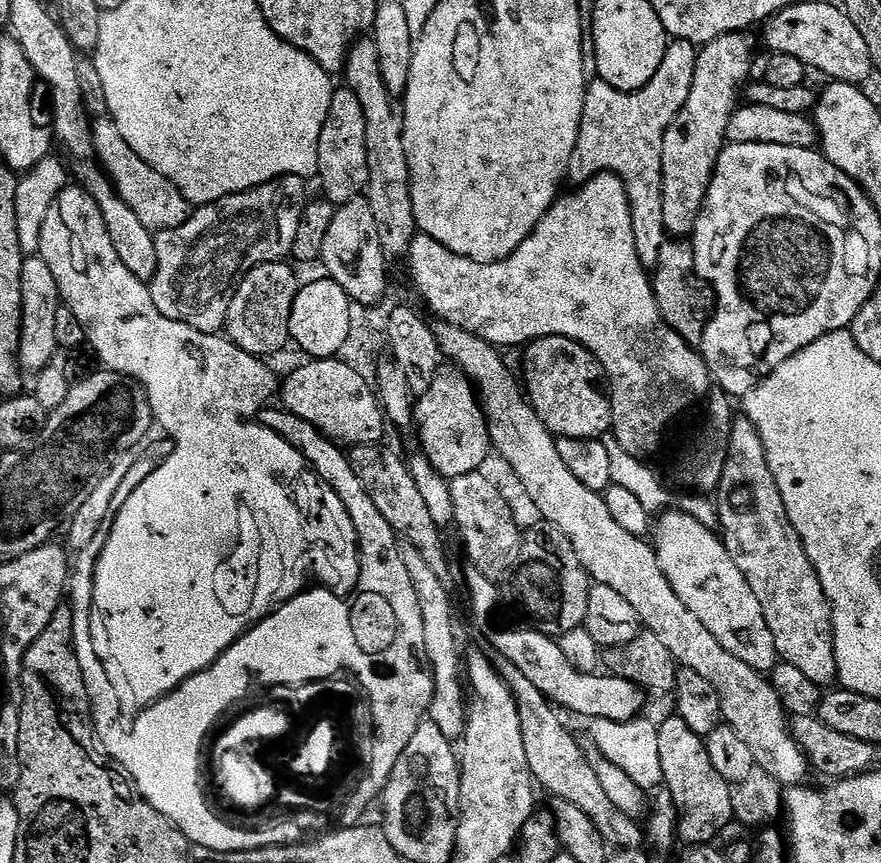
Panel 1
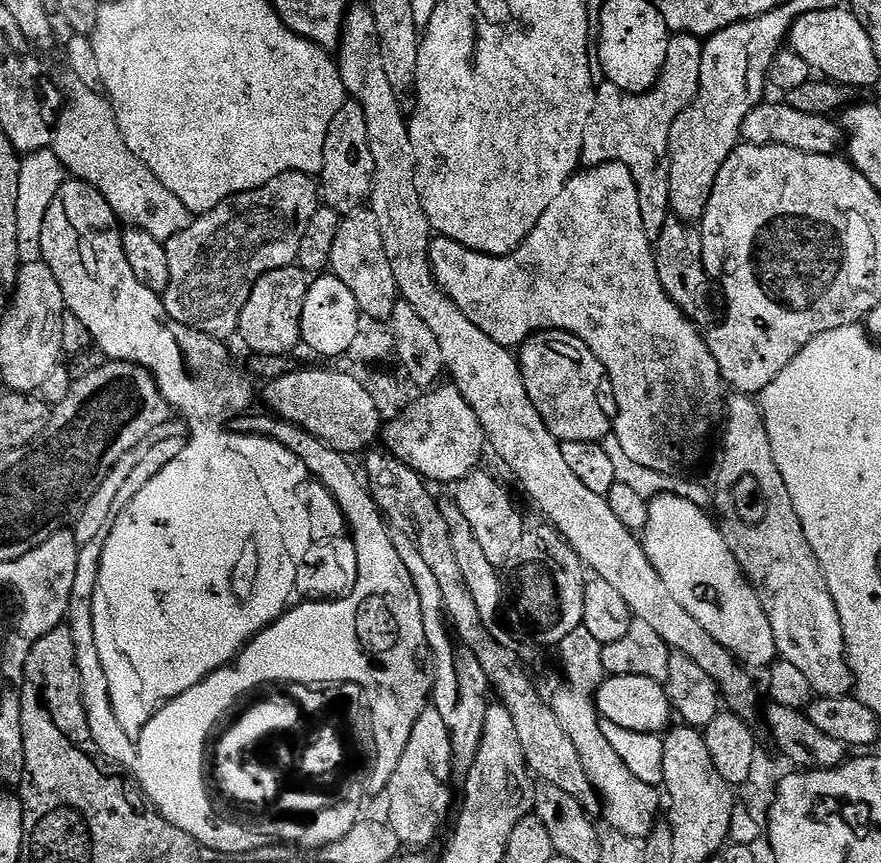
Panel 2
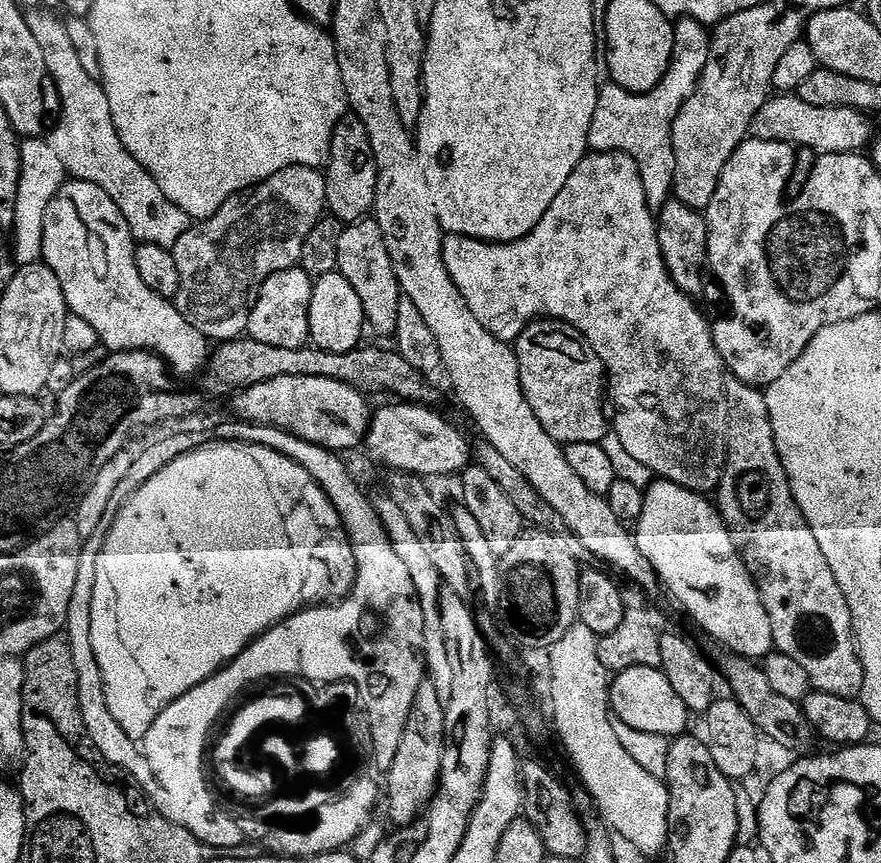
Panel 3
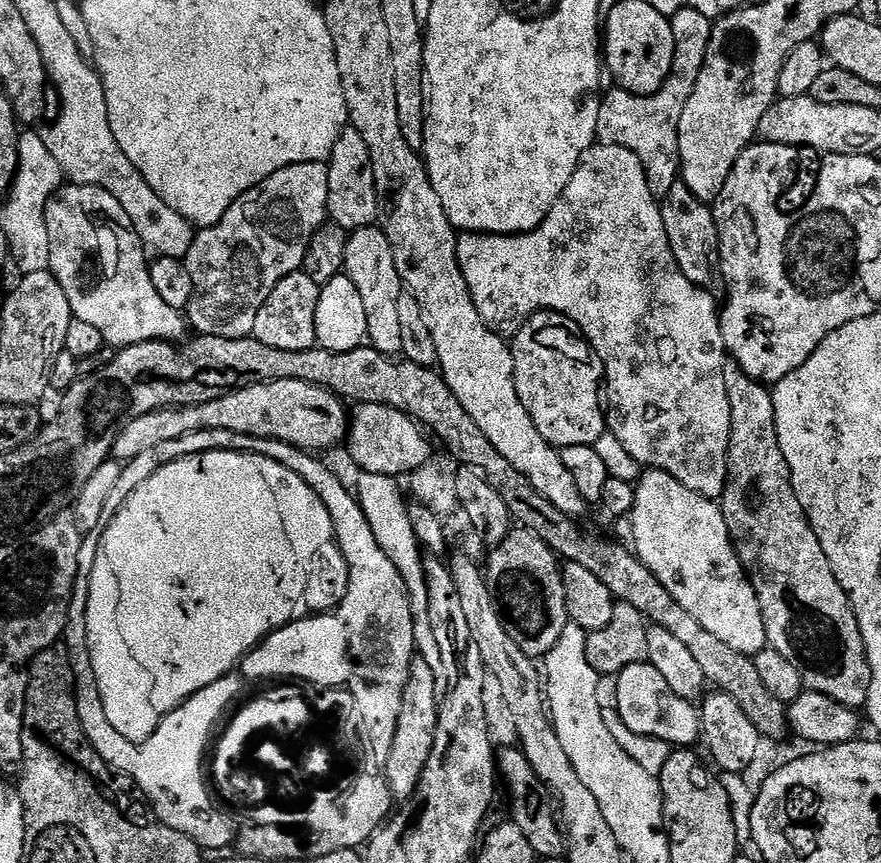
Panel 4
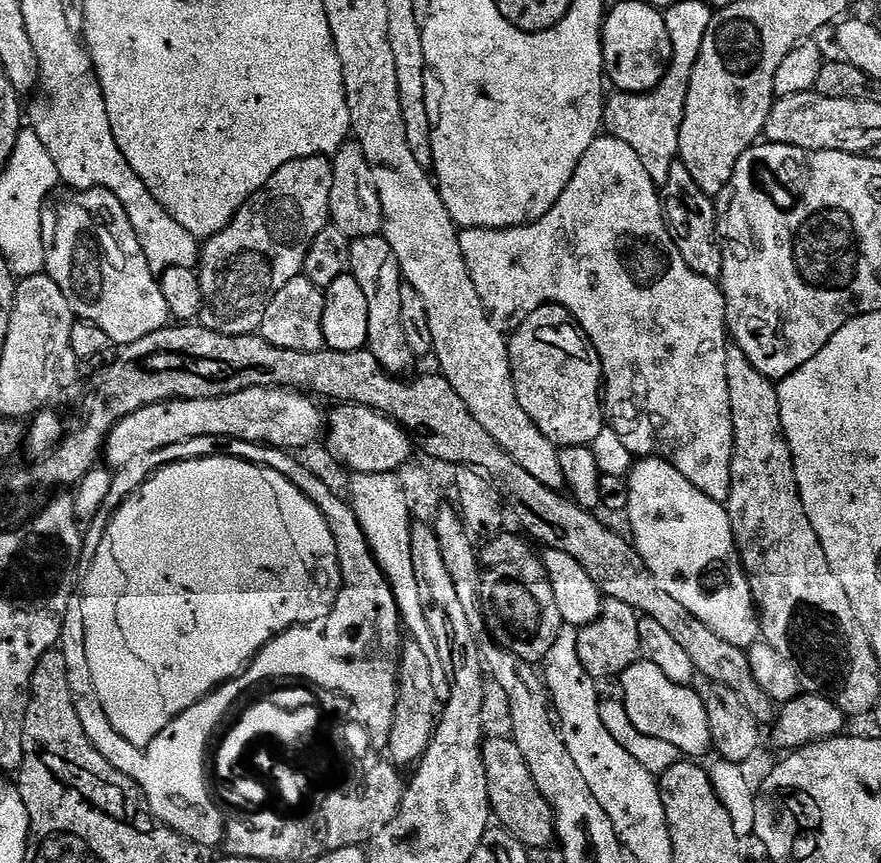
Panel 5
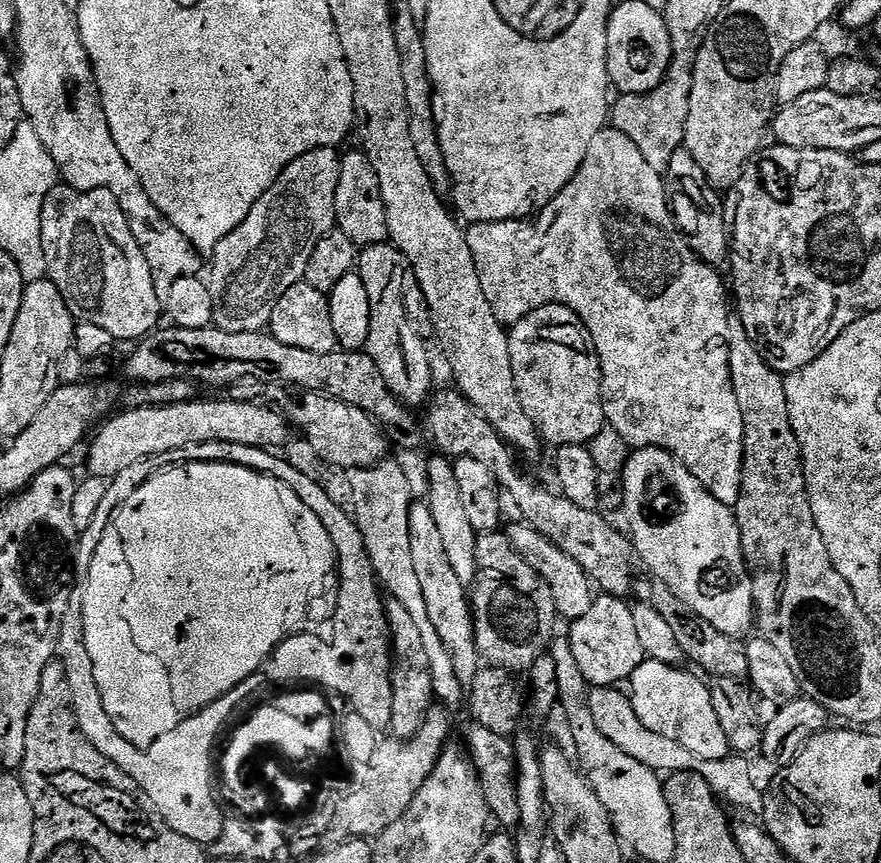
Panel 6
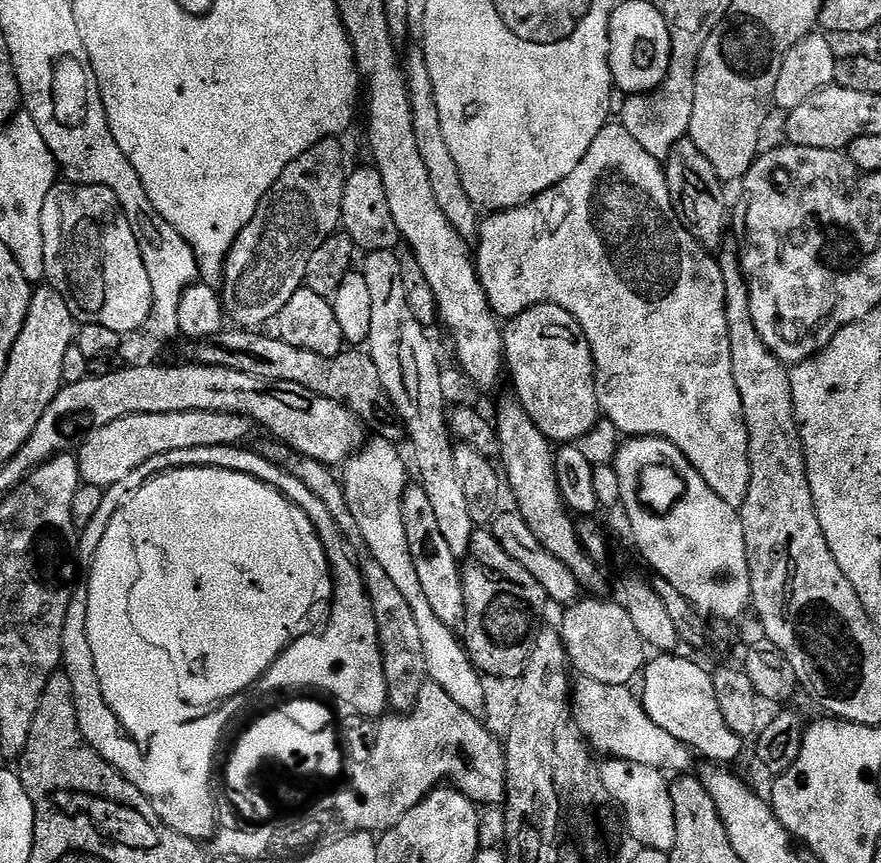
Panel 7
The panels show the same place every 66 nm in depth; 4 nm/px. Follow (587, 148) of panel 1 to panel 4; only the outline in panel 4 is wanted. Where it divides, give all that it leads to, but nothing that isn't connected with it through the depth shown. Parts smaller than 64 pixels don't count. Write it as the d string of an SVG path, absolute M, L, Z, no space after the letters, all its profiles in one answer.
M693 8L678 10L670 19L676 31L676 53L666 82L649 96L605 95L600 102L596 131L599 143L622 146L638 154L638 162L642 162L646 170L650 190L657 198L668 197L672 187L680 180L678 126L682 122L682 110L686 110L686 102L690 102L690 94L694 94L694 86L698 86L698 74L702 74L702 66L706 62L714 23L713 17L698 14L698 10Z

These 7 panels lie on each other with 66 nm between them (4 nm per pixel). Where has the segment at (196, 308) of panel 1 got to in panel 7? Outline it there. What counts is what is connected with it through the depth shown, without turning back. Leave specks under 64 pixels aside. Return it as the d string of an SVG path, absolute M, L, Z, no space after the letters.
M329 138L318 142L310 150L306 150L306 154L294 158L294 162L290 162L290 166L286 166L286 170L282 170L282 178L278 178L278 182L274 182L274 186L262 198L262 202L258 206L254 218L250 218L250 222L238 234L238 238L233 241L232 248L228 252L227 259L224 262L224 278L222 281L222 303L227 319L231 323L232 320L236 323L233 325L239 326L244 330L256 330L261 327L259 324L264 324L267 320L268 323L275 321L276 316L282 310L282 306L286 306L286 302L290 302L292 295L304 284L306 262L310 262L310 254L314 254L314 250L318 250L318 246L322 246L322 242L326 242L326 238L333 236L341 227L340 211L342 210L342 194L344 193L346 167L344 168L344 148L340 143L339 139Z

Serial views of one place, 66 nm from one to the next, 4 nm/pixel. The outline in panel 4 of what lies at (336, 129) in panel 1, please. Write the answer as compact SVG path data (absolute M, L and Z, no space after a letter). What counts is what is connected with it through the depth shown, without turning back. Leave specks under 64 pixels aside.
M347 127L334 142L331 160L327 161L330 178L328 214L331 223L342 226L348 233L359 228L371 228L377 223L380 214L380 199L376 193L374 162L370 162L370 146L366 146L362 134L354 127Z

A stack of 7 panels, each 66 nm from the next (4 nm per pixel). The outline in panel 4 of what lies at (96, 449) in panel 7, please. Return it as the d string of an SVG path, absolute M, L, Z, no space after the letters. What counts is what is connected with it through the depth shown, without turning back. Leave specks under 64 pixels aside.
M283 380L269 384L251 384L214 402L195 404L185 408L163 408L157 412L134 418L118 434L112 447L112 456L121 462L138 458L142 450L151 450L162 442L182 438L198 430L230 430L234 434L246 434L254 438L266 438L286 442L304 452L324 454L327 448L345 443L350 423L350 412L345 401L330 390L297 380Z

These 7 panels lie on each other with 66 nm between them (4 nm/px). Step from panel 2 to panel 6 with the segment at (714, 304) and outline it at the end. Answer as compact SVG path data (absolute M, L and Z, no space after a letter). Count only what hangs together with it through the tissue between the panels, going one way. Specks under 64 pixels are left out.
M681 147L670 158L670 166L664 176L664 186L668 189L668 207L681 236L688 241L690 250L705 264L720 266L730 256L730 224L724 220L724 204L720 201L721 193L708 183L702 166L694 162L687 148Z

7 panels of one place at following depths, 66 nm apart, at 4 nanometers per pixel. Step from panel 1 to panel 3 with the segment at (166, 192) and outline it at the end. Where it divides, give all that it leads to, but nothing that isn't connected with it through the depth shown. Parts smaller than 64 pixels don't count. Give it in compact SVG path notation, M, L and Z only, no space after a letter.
M40 11L27 13L28 25L34 38L38 38L38 46L42 46L47 79L56 83L56 92L60 95L60 121L52 136L50 132L47 137L48 145L54 154L58 154L65 173L71 179L94 182L94 186L102 186L102 190L106 190L114 206L122 210L122 218L126 218L132 235L140 244L153 244L170 250L182 238L182 234L188 232L194 221L182 210L178 210L178 206L174 206L166 194L162 194L158 182L154 182L154 178L150 178L134 154L122 146L122 138L118 138L103 83L86 74L70 42L65 21Z

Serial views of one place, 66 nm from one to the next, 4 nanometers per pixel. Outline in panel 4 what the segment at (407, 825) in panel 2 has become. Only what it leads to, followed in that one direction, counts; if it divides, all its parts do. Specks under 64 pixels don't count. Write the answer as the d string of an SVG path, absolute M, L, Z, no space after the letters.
M419 655L412 660L400 701L402 710L398 714L398 730L394 732L394 746L390 746L390 756L382 769L382 776L392 792L393 801L408 802L416 792L426 764L430 762L430 752L434 750L434 734L438 730L438 709L441 701L436 690L434 670L430 670L430 665Z

